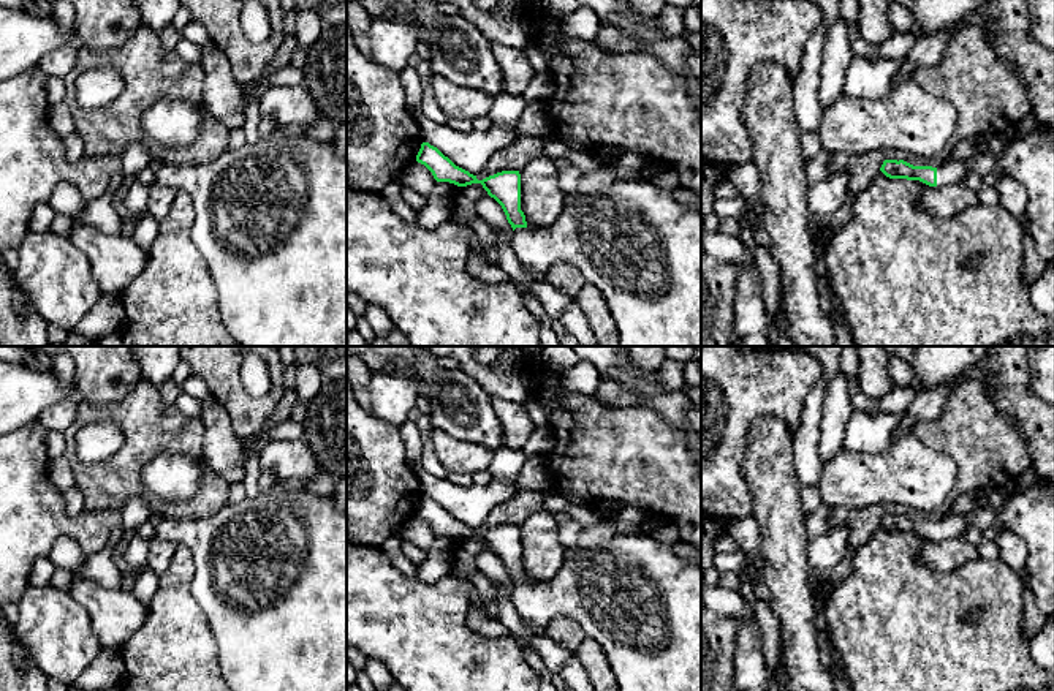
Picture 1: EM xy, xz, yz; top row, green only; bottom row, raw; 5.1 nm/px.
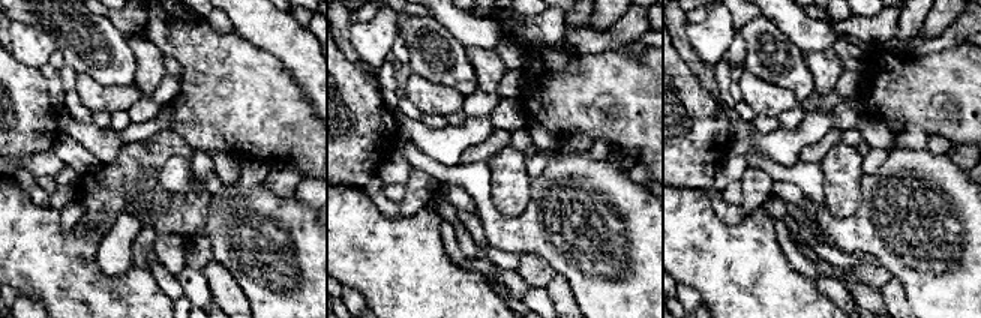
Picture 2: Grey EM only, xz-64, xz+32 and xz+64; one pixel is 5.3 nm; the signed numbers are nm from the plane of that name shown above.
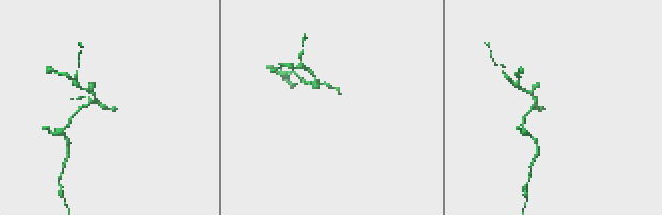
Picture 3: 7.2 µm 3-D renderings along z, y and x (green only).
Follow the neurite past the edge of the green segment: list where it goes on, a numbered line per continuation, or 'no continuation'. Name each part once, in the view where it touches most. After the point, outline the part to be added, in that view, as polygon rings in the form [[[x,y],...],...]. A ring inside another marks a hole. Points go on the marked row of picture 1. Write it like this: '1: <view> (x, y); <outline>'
1: yz (951, 173); [[[972,158],[948,161],[937,168],[937,187],[948,187],[965,182]]]

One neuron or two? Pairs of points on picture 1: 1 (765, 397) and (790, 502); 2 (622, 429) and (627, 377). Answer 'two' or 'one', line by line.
1: two
2: two

